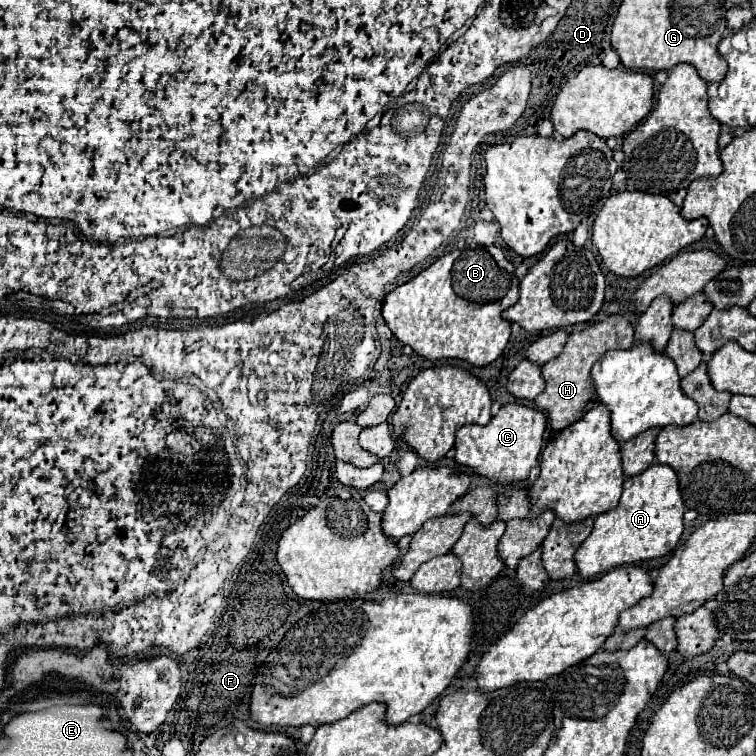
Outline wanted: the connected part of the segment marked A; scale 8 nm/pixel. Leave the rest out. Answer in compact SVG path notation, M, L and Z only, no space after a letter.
M655 461L649 469L625 481L617 507L609 509L609 513L601 513L601 517L595 517L591 535L575 553L575 563L581 577L591 579L611 571L613 567L639 563L669 553L683 533L683 513L685 503L679 493L677 475L667 465Z

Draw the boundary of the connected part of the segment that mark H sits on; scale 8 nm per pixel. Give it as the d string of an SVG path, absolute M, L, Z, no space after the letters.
M613 313L605 321L593 323L581 331L571 333L565 349L555 359L547 361L541 371L547 381L545 391L535 397L535 405L545 409L549 413L549 423L553 429L565 429L571 423L575 423L581 415L587 413L587 409L593 409L597 401L597 393L593 393L593 381L591 381L591 367L597 359L601 359L609 349L627 349L635 343L635 333L631 323L619 315Z

